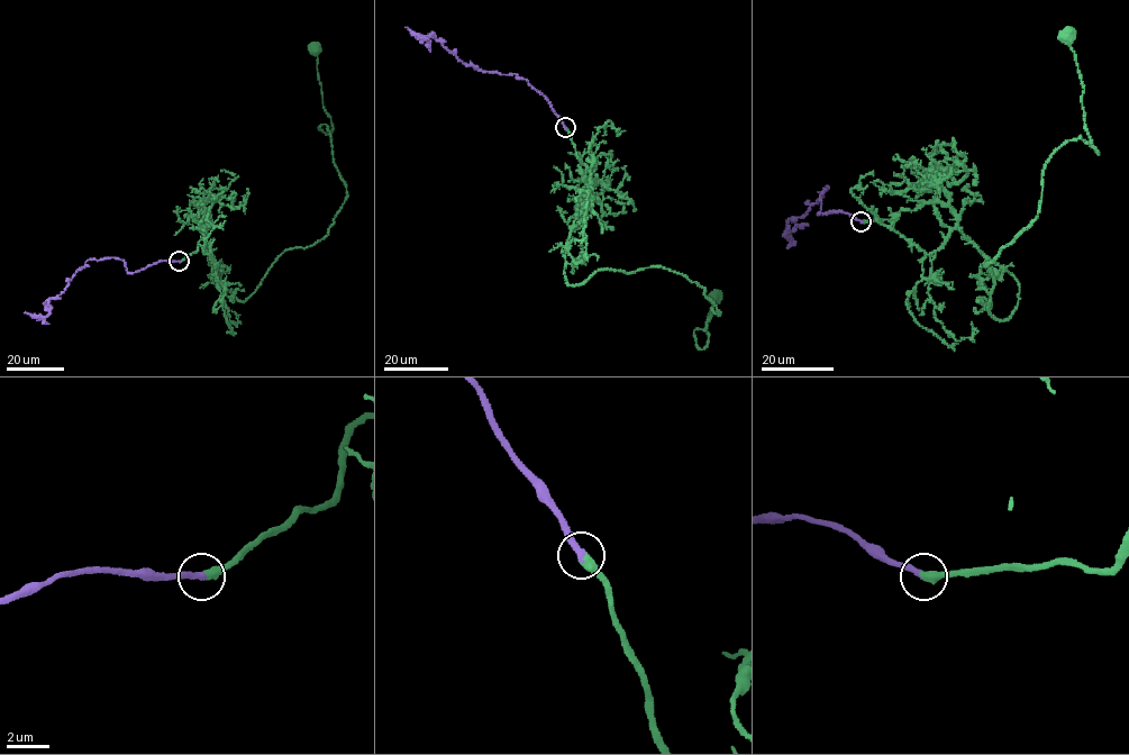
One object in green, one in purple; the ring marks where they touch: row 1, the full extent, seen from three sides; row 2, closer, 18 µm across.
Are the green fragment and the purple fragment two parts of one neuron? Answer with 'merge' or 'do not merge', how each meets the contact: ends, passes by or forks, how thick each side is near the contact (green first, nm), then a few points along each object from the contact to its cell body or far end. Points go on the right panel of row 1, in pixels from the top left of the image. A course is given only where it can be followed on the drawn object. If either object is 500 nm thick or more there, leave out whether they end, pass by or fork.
merge | green ends | purple ends | 440/360 nm | green via (862, 221), (947, 205), (1019, 287), (1007, 319), (983, 264), (1049, 156), (1099, 153), (1066, 34) | purple via (862, 221), (835, 210), (818, 214), (820, 194), (828, 187), (804, 216), (790, 219), (789, 239), (785, 227)

